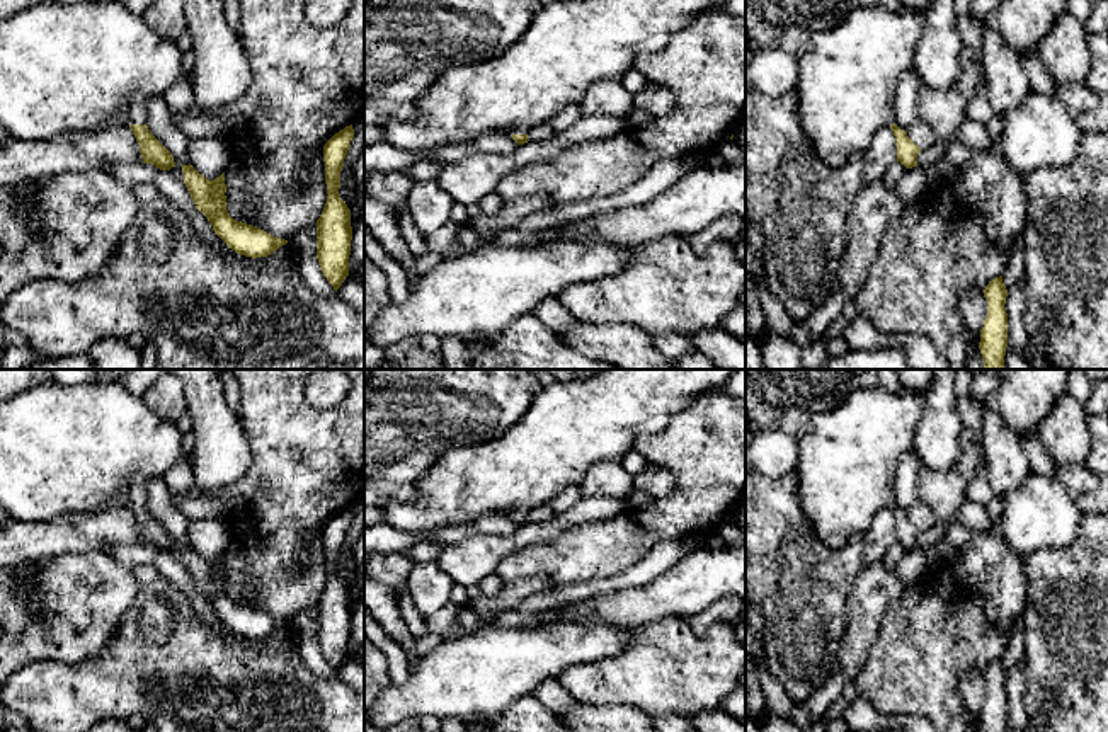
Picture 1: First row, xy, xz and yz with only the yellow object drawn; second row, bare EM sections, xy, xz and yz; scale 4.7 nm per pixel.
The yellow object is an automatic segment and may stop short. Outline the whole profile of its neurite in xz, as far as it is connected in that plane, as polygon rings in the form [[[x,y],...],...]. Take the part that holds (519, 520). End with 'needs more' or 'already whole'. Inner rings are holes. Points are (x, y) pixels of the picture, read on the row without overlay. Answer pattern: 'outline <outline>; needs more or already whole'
outline [[[604,369],[582,380],[543,386],[507,432],[487,443],[444,451],[415,483],[414,500],[388,500],[381,523],[424,541],[444,526],[458,526],[487,514],[509,514],[517,526],[553,497],[579,485],[585,472],[603,461],[621,461],[640,437],[662,432],[688,402],[722,388],[734,369]]]; needs more

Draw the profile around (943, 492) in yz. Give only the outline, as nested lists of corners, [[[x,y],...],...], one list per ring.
[[[962,426],[962,456],[948,472],[921,470],[917,499],[924,500],[938,521],[953,524],[955,514],[967,499],[967,485],[982,465],[982,437]]]

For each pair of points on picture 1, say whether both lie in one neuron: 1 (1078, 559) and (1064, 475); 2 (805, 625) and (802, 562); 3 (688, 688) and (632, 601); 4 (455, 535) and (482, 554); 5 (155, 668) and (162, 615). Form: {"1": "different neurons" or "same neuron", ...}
{"1": "different neurons", "2": "same neuron", "3": "different neurons", "4": "different neurons", "5": "different neurons"}

